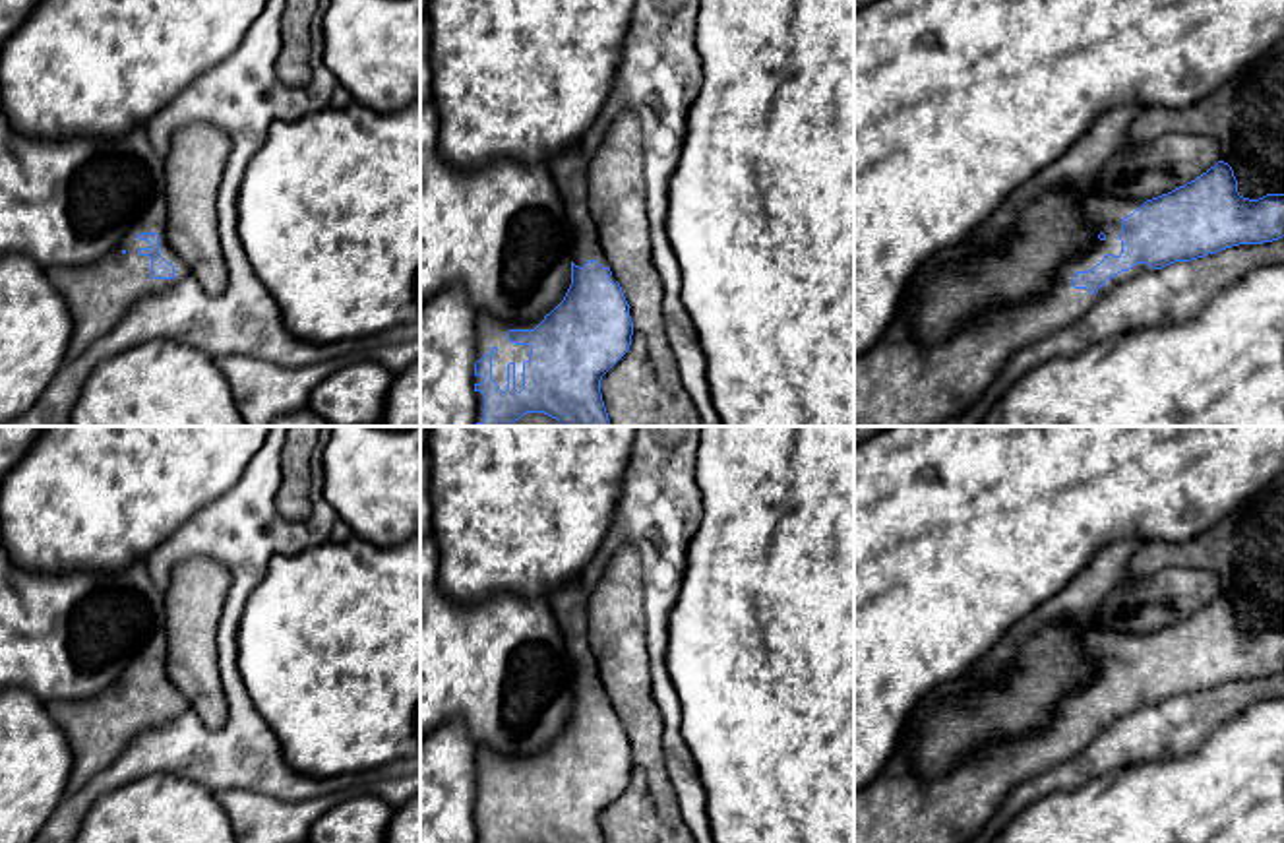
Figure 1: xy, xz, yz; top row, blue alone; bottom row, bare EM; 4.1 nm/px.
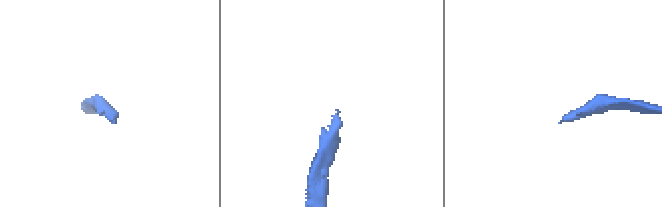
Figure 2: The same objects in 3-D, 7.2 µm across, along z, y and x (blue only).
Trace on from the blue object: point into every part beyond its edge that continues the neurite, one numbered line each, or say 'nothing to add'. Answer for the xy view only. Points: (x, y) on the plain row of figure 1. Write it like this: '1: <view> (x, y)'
1: xy (97, 729)

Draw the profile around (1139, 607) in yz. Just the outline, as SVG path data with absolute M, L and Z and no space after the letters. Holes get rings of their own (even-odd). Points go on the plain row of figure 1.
M1168 566L1145 579L1119 578L1098 607L1108 628L1146 636L1185 620L1218 595L1214 572Z

